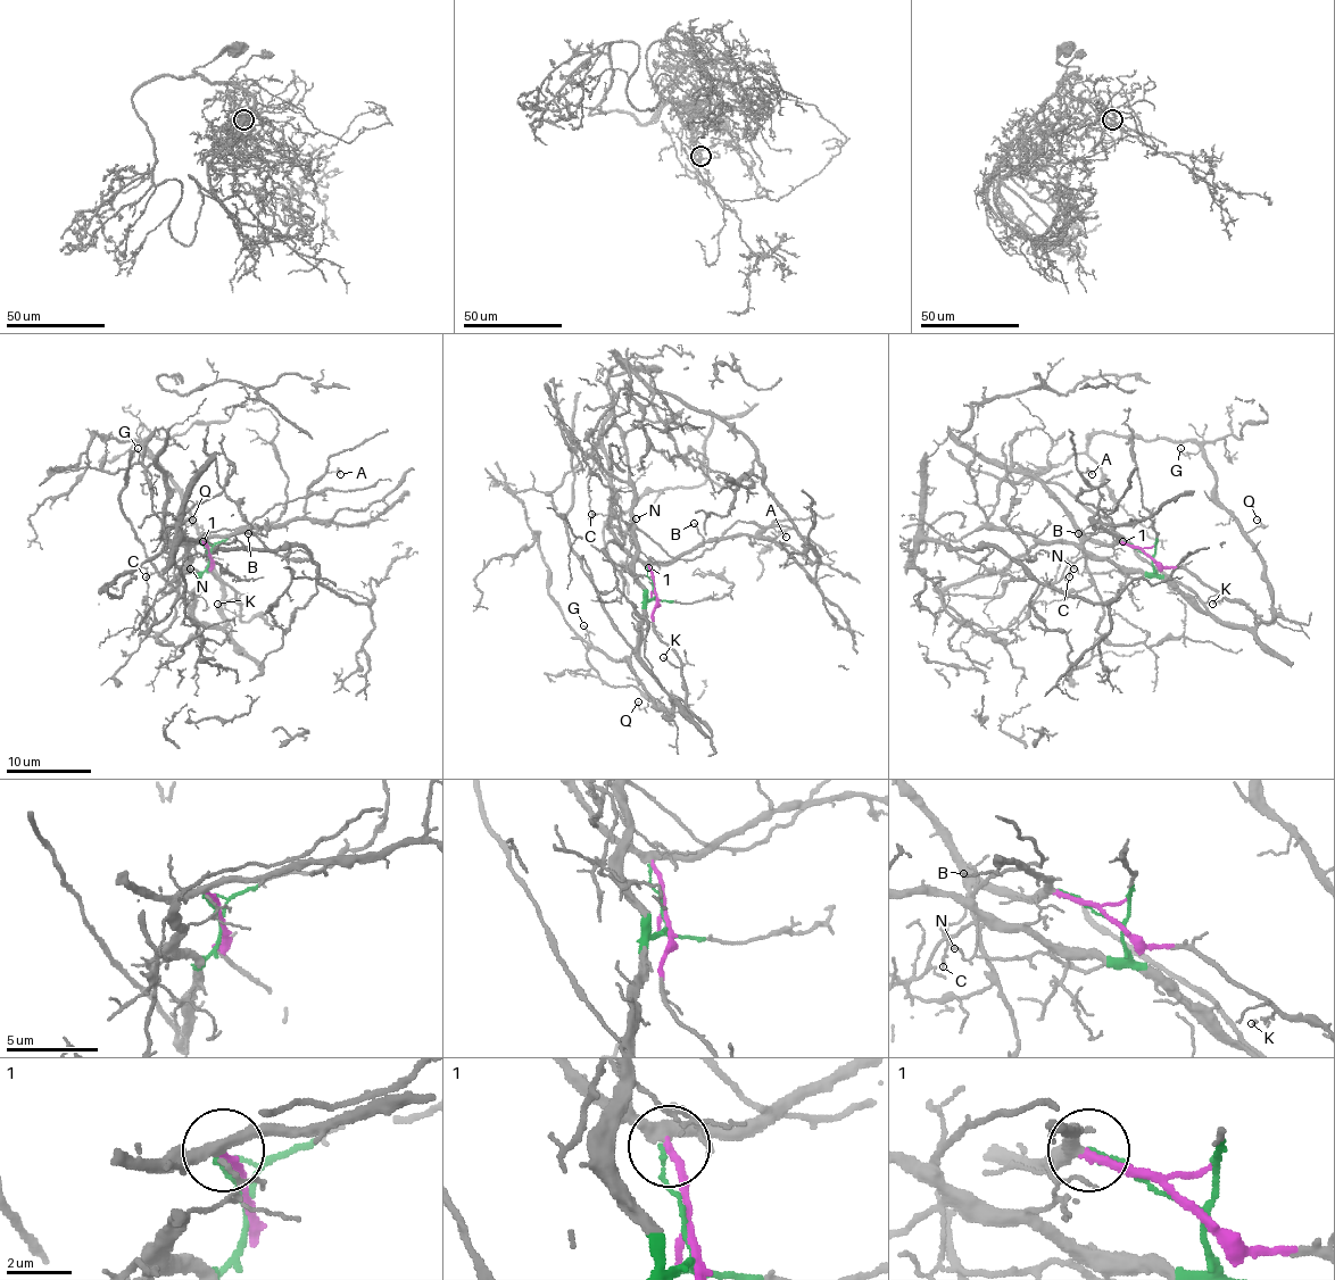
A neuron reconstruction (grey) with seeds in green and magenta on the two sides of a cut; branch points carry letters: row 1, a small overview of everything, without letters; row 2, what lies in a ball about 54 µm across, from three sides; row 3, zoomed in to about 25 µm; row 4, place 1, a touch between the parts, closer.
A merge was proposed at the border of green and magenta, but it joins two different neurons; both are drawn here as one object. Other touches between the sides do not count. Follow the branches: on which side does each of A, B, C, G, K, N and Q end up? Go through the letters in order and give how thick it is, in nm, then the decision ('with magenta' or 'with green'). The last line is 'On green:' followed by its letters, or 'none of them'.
A: calibre 130 nm; with magenta
B: calibre 140 nm; with magenta
C: calibre 130 nm; with green
G: calibre 110 nm; with green
K: calibre 120 nm; with magenta
N: calibre 110 nm; with green
Q: calibre 90 nm; with green
On green: C, G, N, Q

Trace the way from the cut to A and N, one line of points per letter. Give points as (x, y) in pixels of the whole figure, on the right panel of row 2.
A: (1147, 554), (1091, 522), (1101, 495), (1081, 473), (1093, 473)
N: (1147, 554), (1152, 573), (1093, 560), (1088, 556), (1081, 571), (1074, 568)

